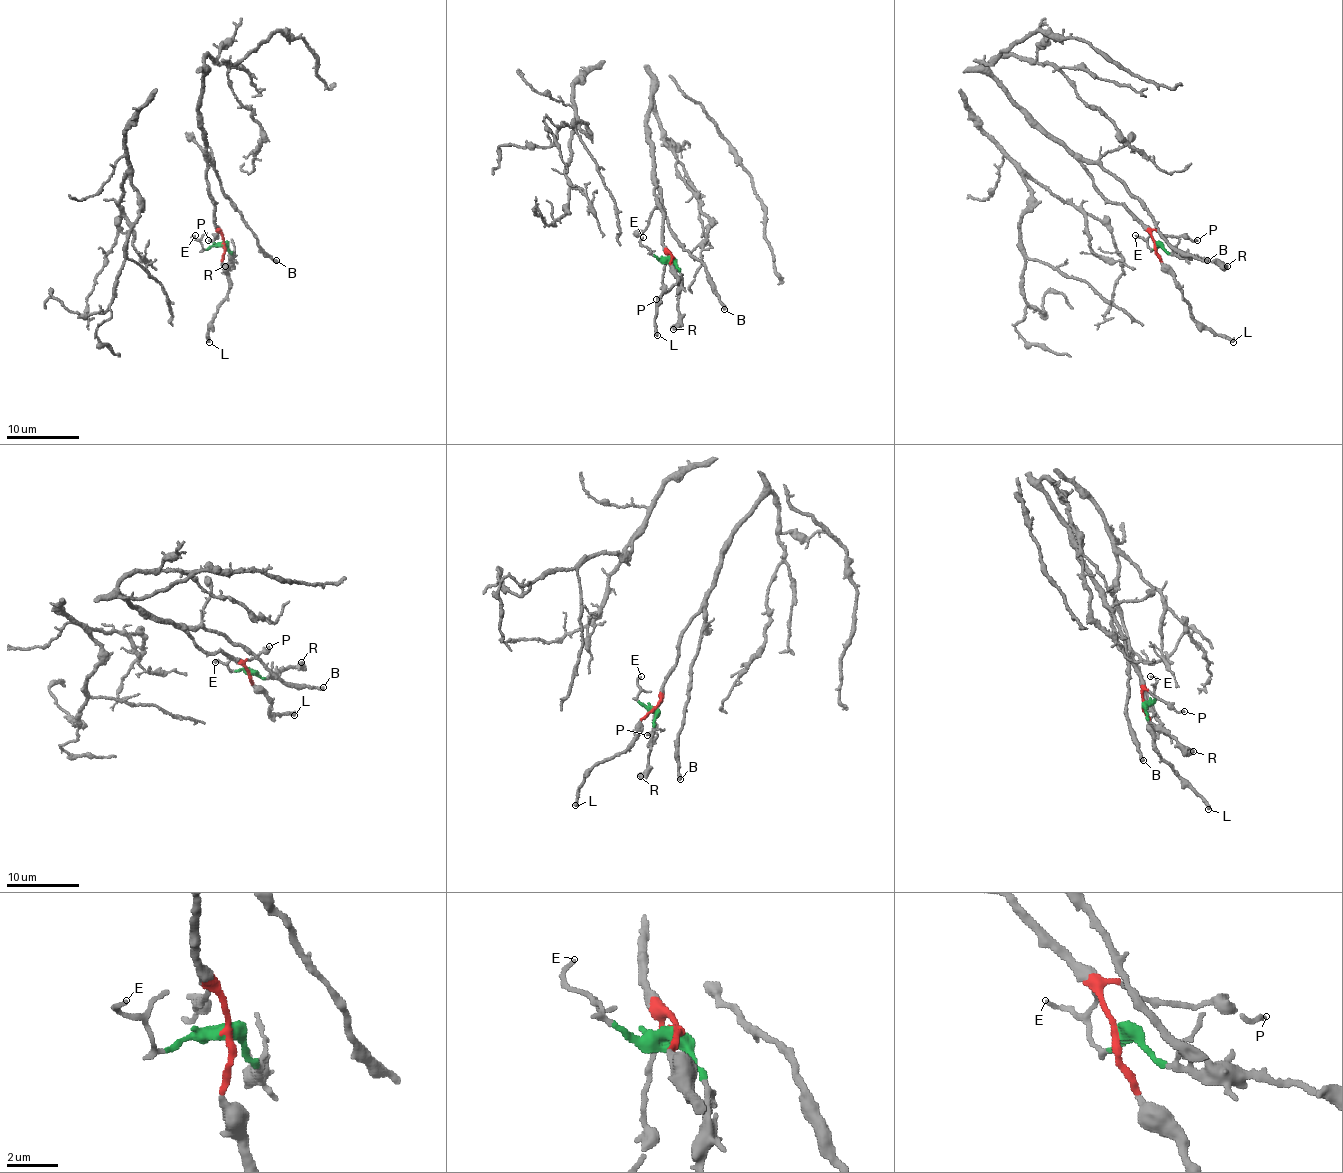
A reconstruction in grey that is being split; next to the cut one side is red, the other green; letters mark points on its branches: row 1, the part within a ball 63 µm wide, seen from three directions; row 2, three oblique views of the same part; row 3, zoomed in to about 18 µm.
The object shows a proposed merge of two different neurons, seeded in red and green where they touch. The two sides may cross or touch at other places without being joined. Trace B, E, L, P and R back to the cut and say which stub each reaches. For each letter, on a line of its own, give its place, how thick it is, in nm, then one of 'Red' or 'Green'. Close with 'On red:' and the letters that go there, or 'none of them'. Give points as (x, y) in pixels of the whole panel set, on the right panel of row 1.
B: Place: (1207, 260). Thickness 280 nm. Red
E: Place: (1135, 235). Thickness 140 nm. Green
L: Place: (1233, 342). Thickness 280 nm. Red
P: Place: (1197, 240). Thickness 190 nm. Red
R: Place: (1227, 266). Thickness 360 nm. Green
On red: B, L, P

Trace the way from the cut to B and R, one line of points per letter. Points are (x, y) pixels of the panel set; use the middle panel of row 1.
B: (670, 257), (670, 252), (663, 245), (663, 212), (654, 196), (656, 187), (669, 230), (703, 264), (725, 310)
R: (670, 257), (679, 270), (678, 324), (672, 330)

